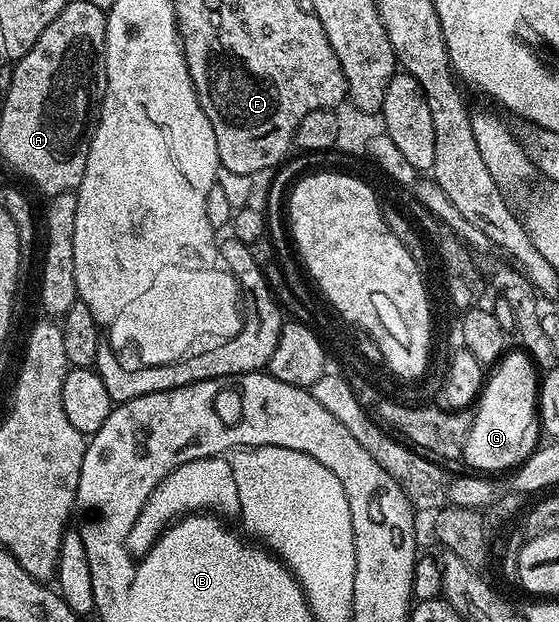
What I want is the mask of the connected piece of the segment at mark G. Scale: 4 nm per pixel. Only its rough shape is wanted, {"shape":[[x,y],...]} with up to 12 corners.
{"shape":[[525,352],[490,367],[462,461],[507,470],[540,445],[540,375]]}

